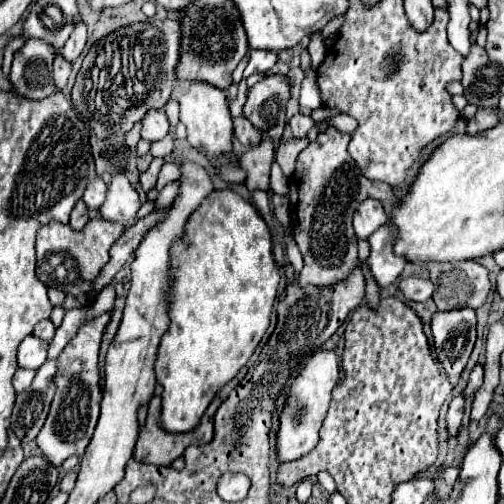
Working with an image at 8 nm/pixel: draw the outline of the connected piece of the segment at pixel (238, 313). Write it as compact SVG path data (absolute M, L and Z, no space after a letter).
M215 189L209 193L191 215L183 243L173 247L173 321L163 335L155 363L157 383L163 387L161 429L187 433L197 427L211 399L243 369L269 327L279 279L279 267L271 249L271 233L259 211L233 189Z

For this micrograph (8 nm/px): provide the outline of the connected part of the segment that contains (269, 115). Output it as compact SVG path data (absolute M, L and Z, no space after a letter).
M267 75L263 81L247 89L243 117L271 139L281 139L285 129L285 105L291 97L287 75Z

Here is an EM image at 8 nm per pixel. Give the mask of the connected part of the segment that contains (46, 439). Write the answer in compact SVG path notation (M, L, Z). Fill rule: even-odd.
M111 311L87 319L57 357L57 373L55 373L57 391L47 421L43 425L43 431L37 435L39 449L55 467L59 467L71 455L81 457L95 431L99 405L103 399L103 389L99 387L99 347L109 319Z

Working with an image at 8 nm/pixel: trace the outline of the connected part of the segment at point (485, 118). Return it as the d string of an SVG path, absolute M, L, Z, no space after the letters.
M479 107L477 113L467 121L467 133L477 135L477 133L487 131L489 127L493 127L497 121L499 121L499 111L497 109Z

